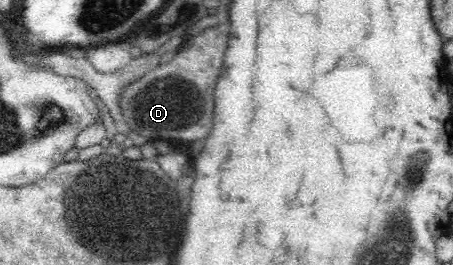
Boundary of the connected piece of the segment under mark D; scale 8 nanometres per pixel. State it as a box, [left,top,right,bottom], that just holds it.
[118,27,227,142]

